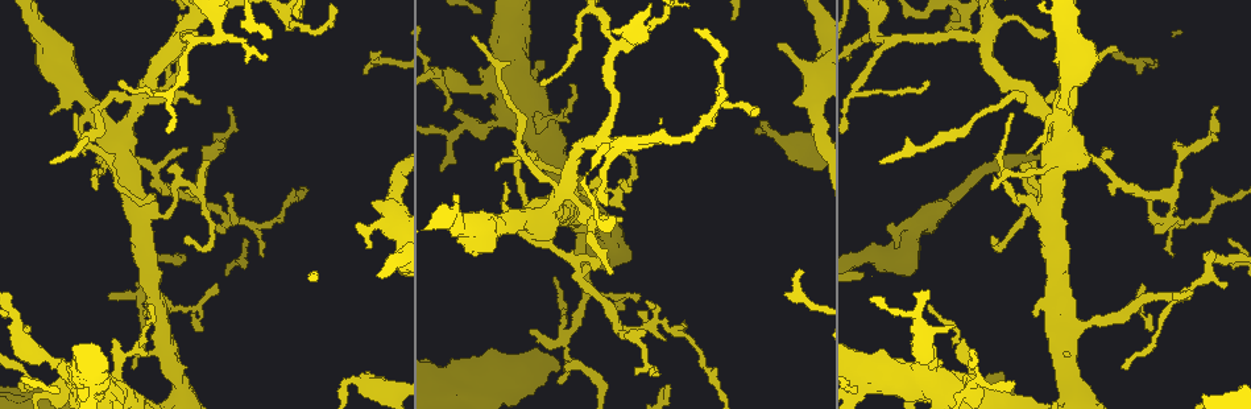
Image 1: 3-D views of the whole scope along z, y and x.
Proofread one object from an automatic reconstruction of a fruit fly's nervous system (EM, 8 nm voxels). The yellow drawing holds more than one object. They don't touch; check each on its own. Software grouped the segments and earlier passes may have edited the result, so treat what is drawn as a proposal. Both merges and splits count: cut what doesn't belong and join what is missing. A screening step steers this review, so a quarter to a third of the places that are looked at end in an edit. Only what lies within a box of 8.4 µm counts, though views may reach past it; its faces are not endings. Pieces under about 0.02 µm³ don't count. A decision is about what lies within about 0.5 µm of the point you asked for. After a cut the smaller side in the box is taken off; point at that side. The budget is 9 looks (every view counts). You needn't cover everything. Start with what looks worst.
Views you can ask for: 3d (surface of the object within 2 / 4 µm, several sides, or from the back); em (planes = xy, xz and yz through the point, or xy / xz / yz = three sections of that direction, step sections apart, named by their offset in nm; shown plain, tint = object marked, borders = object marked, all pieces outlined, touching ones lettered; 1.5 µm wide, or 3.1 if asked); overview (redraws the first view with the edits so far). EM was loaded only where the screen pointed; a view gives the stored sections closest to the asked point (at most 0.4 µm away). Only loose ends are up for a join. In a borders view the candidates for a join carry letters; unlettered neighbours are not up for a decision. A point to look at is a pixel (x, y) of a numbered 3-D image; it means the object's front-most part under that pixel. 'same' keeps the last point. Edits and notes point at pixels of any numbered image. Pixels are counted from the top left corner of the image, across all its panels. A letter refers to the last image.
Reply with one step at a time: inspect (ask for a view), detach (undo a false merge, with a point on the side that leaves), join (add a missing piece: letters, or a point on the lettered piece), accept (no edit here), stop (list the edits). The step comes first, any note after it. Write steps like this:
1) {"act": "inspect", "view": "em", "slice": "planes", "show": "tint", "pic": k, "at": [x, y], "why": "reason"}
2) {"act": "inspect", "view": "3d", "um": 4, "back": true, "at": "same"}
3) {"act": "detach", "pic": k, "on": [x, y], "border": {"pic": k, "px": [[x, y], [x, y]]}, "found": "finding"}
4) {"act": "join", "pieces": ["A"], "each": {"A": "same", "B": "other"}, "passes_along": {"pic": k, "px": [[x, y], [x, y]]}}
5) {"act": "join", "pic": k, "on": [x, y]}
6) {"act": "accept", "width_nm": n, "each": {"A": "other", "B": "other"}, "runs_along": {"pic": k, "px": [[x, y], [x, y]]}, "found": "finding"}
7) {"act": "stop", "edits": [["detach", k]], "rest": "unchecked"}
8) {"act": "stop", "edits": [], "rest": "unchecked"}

{"act": "inspect", "view": "em", "slice": "planes", "show": "tint", "pic": 1, "at": [345, 385], "why": "sharp bend"}

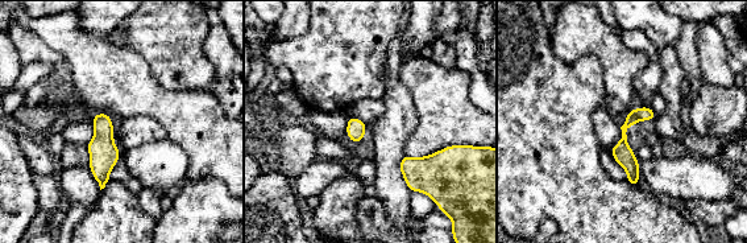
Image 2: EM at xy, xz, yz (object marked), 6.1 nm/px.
{"act": "inspect", "view": "em", "slice": "planes", "show": "borders", "at": "same"}

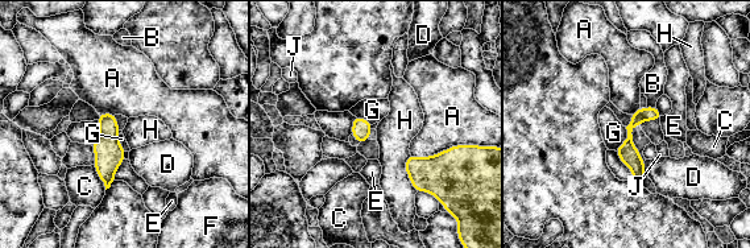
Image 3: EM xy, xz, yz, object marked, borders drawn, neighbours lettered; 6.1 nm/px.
{"act": "detach", "pic": 3, "on": [628, 152], "each": {"A": "other", "B": "other", "C": "other", "D": "other", "E": "other", "F": "other", "G": "other", "H": "other", "J": "other"}, "part_leaving": {"pic": 3, "px": [[638, 114], [629, 128], [629, 154], [639, 181]]}, "found": "a second cell is stuck on"}

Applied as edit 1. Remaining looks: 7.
{"act": "inspect", "view": "overview"}

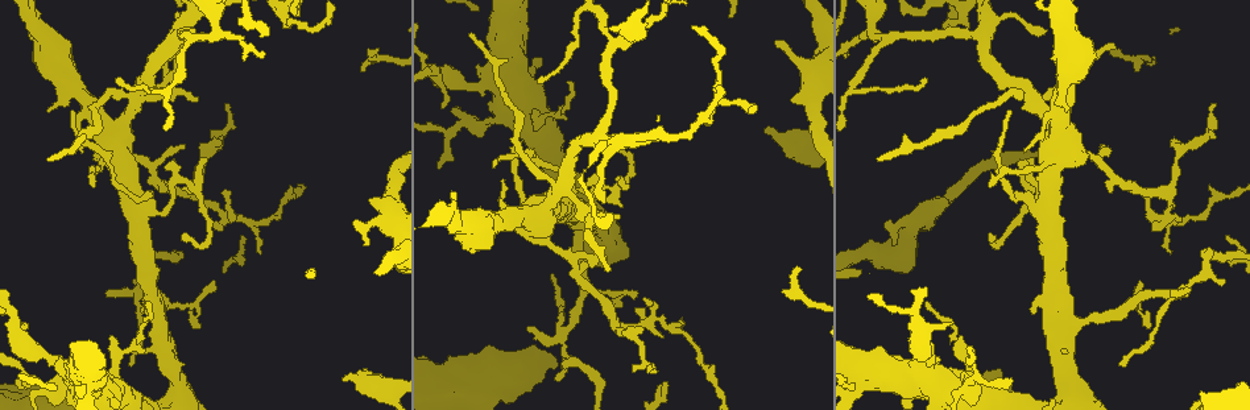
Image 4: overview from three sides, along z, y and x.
{"act": "inspect", "view": "em", "slice": "planes", "show": "borders", "pic": 4, "at": [511, 148], "why": "free end"}

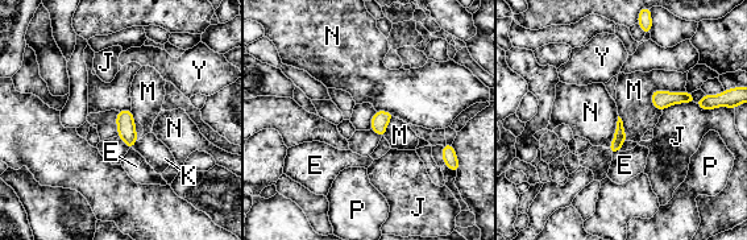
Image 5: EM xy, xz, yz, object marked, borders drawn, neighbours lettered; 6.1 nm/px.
{"act": "accept", "width_nm": 80, "each": {"E": "other", "J": "other", "K": "other", "M": "other", "N": "other", "P": "other", "Y": "other"}, "border": {"pic": 5, "px": [[618, 115], [614, 137], [608, 148]]}, "found": "no lettered piece goes on from it"}

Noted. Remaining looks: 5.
{"act": "inspect", "view": "3d", "um": 4, "pic": 4, "at": [888, 36], "why": "three arms meet"}

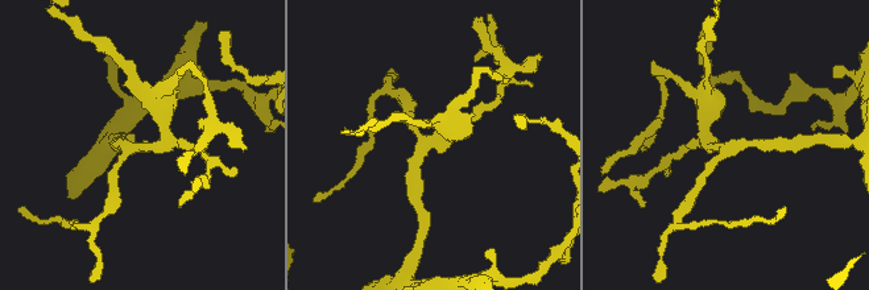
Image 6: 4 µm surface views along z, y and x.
{"act": "inspect", "view": "em", "slice": "yz", "step": 4, "show": "tint", "pic": 6, "at": [421, 147], "arms": 3, "why": "now the EM"}

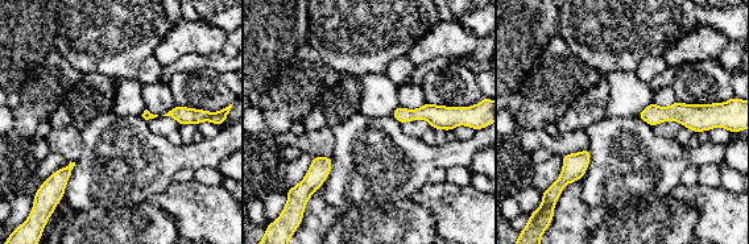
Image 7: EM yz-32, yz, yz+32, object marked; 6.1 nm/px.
{"act": "inspect", "view": "em", "slice": "planes", "show": "borders", "at": "same"}

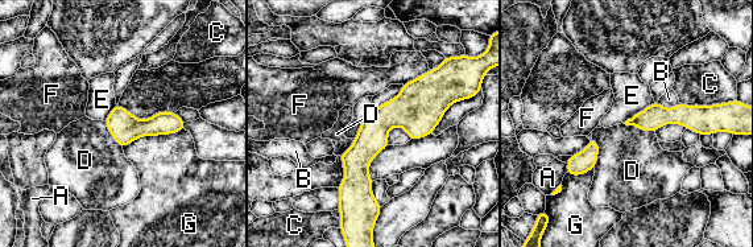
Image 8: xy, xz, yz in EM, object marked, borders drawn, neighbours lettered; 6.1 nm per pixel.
{"act": "accept", "each": {"A": "other", "B": "other", "C": "other", "D": "other", "E": "other", "F": "other", "G": "other"}, "runs_along": {"pic": 8, "px": [[431, 74], [360, 153], [369, 205]]}, "found": "all the same cell"}

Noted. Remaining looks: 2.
{"act": "stop", "edits": [["detach", 3]], "rest": "unchecked"}

